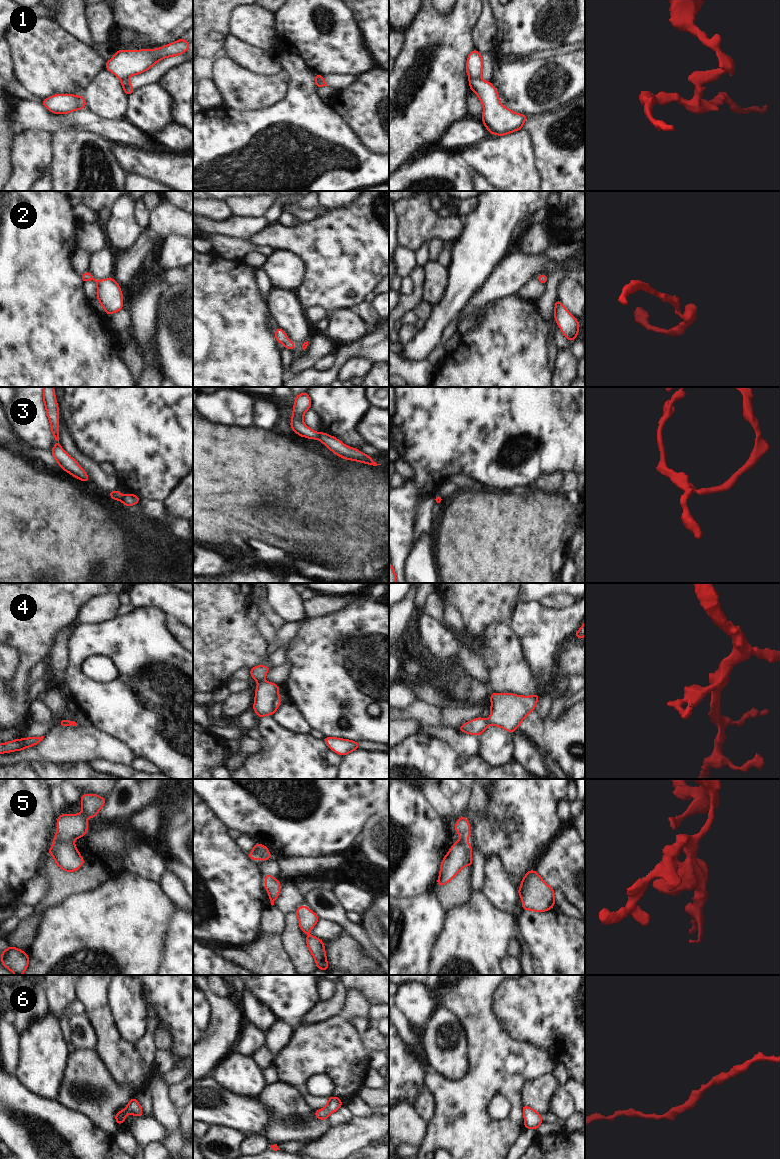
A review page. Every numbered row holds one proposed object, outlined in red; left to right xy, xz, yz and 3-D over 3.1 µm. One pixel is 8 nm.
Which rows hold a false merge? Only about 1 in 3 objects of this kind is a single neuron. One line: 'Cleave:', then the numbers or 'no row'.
Cleave: 1, 3, 4, 5.

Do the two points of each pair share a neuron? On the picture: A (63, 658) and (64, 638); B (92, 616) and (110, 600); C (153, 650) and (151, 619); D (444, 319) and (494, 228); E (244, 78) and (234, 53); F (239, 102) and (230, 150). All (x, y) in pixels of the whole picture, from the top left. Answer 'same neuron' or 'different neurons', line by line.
A: same neuron
B: same neuron
C: same neuron
D: same neuron
E: different neurons
F: different neurons

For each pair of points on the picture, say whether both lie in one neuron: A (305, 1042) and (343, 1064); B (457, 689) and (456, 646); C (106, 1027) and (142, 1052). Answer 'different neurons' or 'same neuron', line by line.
A: same neuron
B: same neuron
C: same neuron

